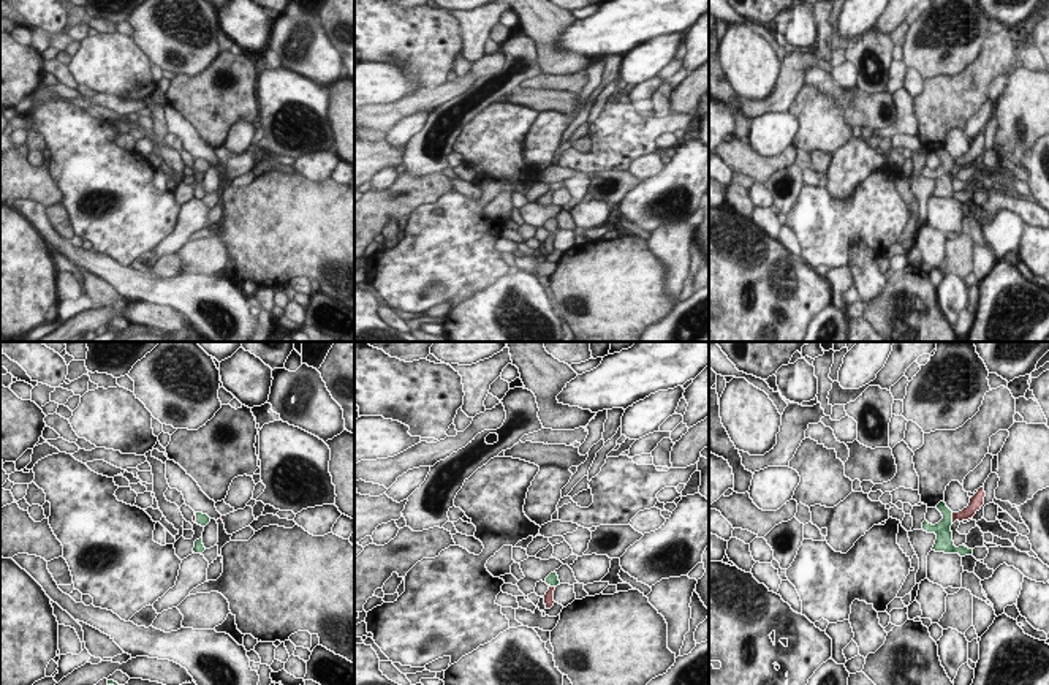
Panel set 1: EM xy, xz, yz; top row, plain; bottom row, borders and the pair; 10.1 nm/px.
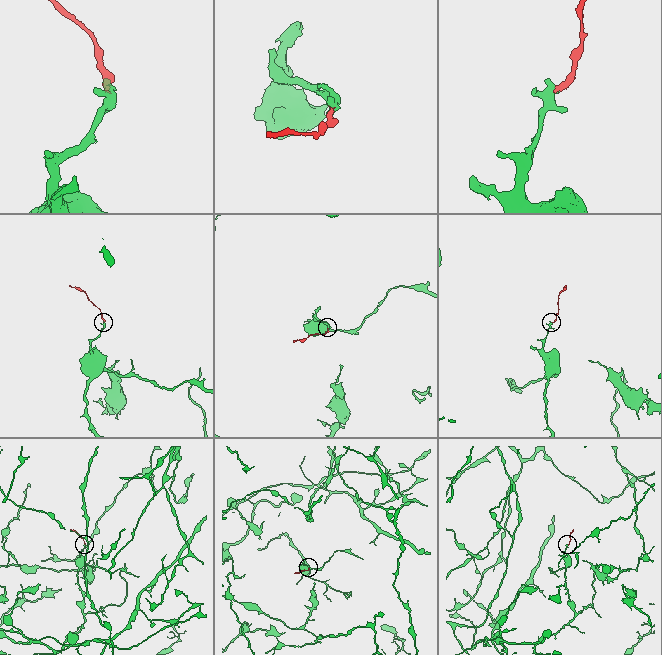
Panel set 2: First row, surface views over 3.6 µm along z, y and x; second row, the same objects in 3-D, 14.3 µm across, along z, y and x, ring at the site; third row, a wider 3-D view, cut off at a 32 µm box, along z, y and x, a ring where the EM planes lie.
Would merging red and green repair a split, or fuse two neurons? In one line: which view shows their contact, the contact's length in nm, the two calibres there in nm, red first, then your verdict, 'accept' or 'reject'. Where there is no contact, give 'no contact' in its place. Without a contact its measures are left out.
yz | 110 nm | 130/160 nm | accept

